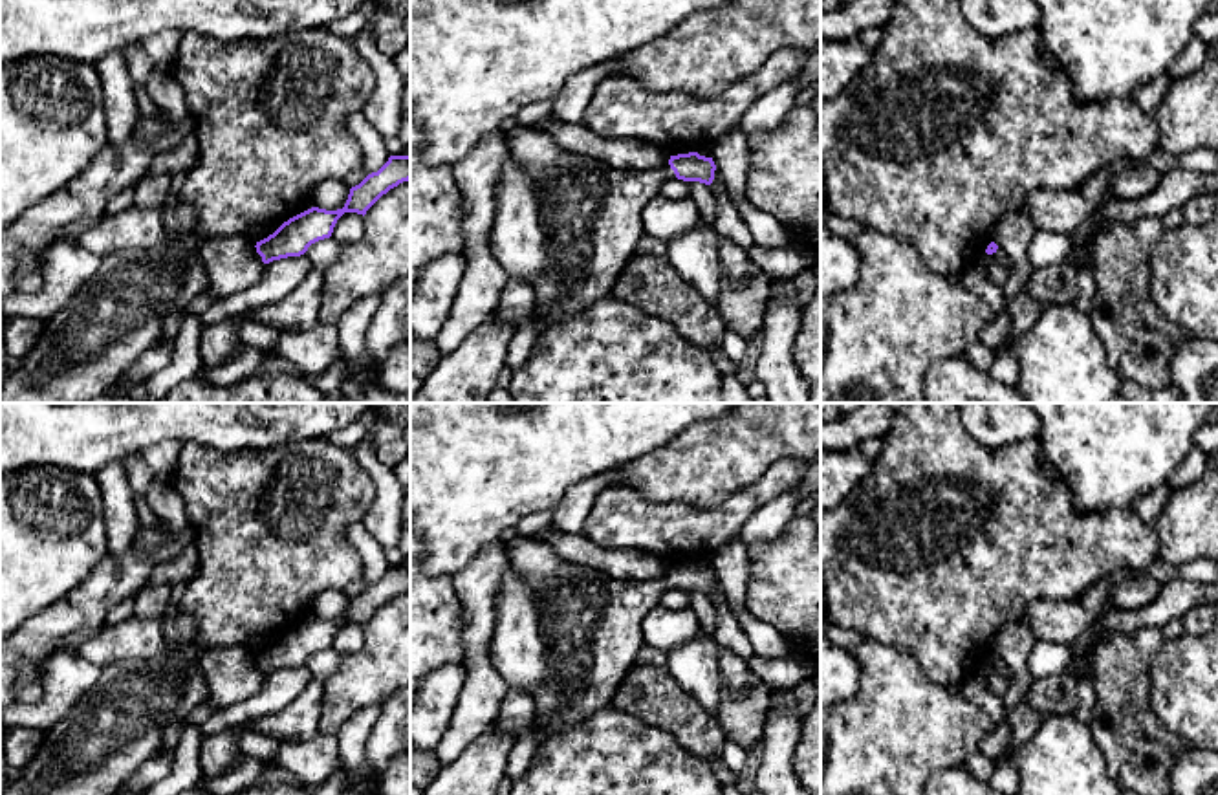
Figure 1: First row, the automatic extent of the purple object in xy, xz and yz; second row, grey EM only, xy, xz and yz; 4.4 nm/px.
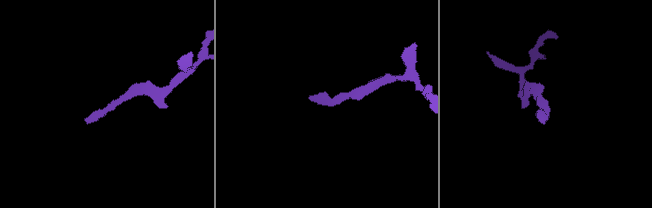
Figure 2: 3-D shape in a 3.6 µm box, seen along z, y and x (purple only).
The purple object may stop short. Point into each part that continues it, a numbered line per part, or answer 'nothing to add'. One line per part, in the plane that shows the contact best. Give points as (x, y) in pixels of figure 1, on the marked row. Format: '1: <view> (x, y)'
1: xz (587, 209)

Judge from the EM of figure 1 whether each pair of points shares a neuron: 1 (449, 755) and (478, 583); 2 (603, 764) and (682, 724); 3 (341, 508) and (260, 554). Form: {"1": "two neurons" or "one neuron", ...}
{"1": "one neuron", "2": "two neurons", "3": "one neuron"}

